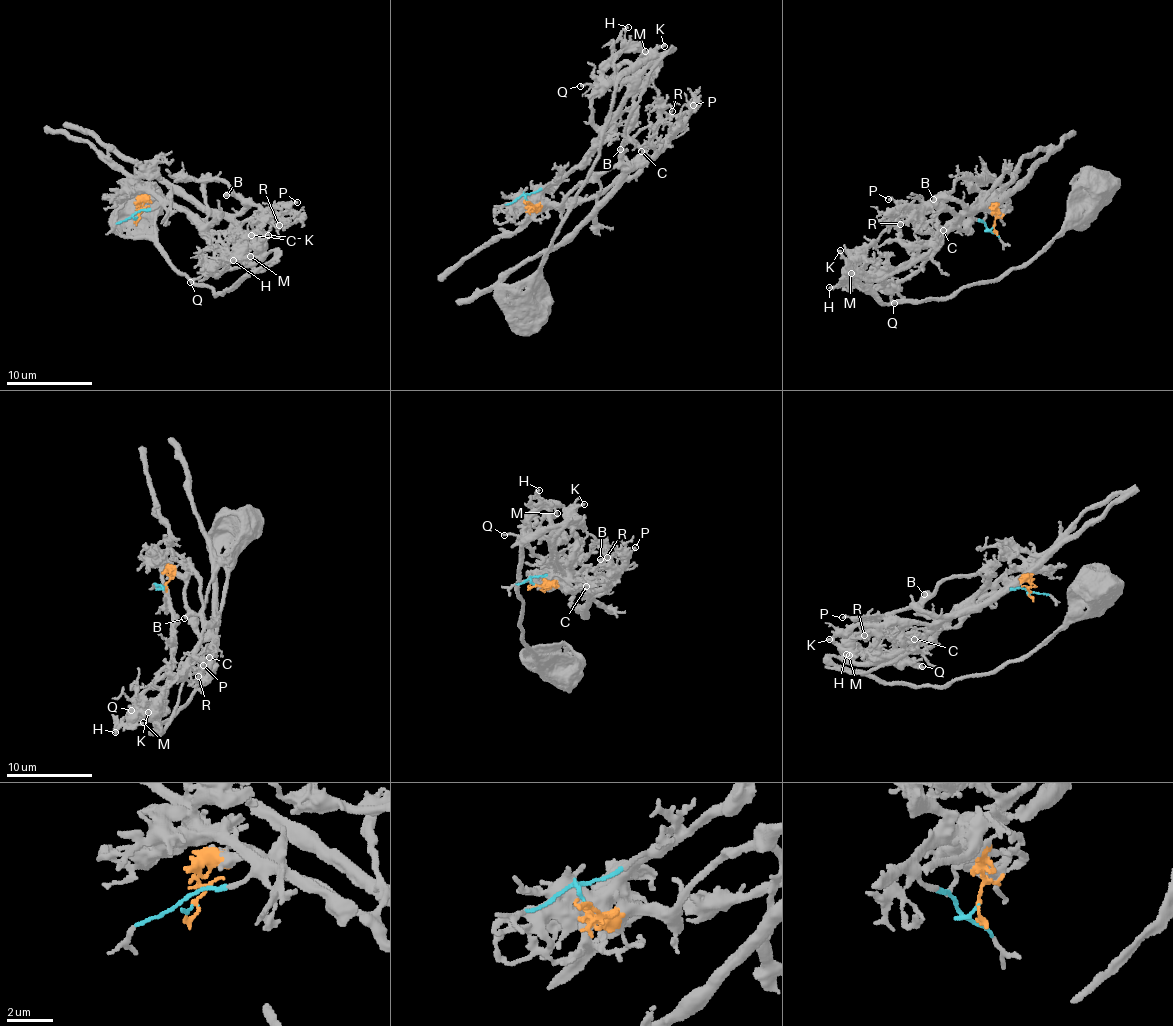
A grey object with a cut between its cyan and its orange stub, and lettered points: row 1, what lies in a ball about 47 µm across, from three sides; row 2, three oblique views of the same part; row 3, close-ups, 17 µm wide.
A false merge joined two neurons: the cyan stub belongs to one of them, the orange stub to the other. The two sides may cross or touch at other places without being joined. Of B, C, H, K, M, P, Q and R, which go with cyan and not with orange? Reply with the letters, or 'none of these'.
H, K, M, Q

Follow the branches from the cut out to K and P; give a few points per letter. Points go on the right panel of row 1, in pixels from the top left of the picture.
K: (992, 226), (971, 215), (962, 217), (936, 246), (895, 268), (848, 260), (839, 249)
P: (994, 226), (990, 203), (974, 214), (970, 225), (961, 230), (950, 211), (889, 199)

